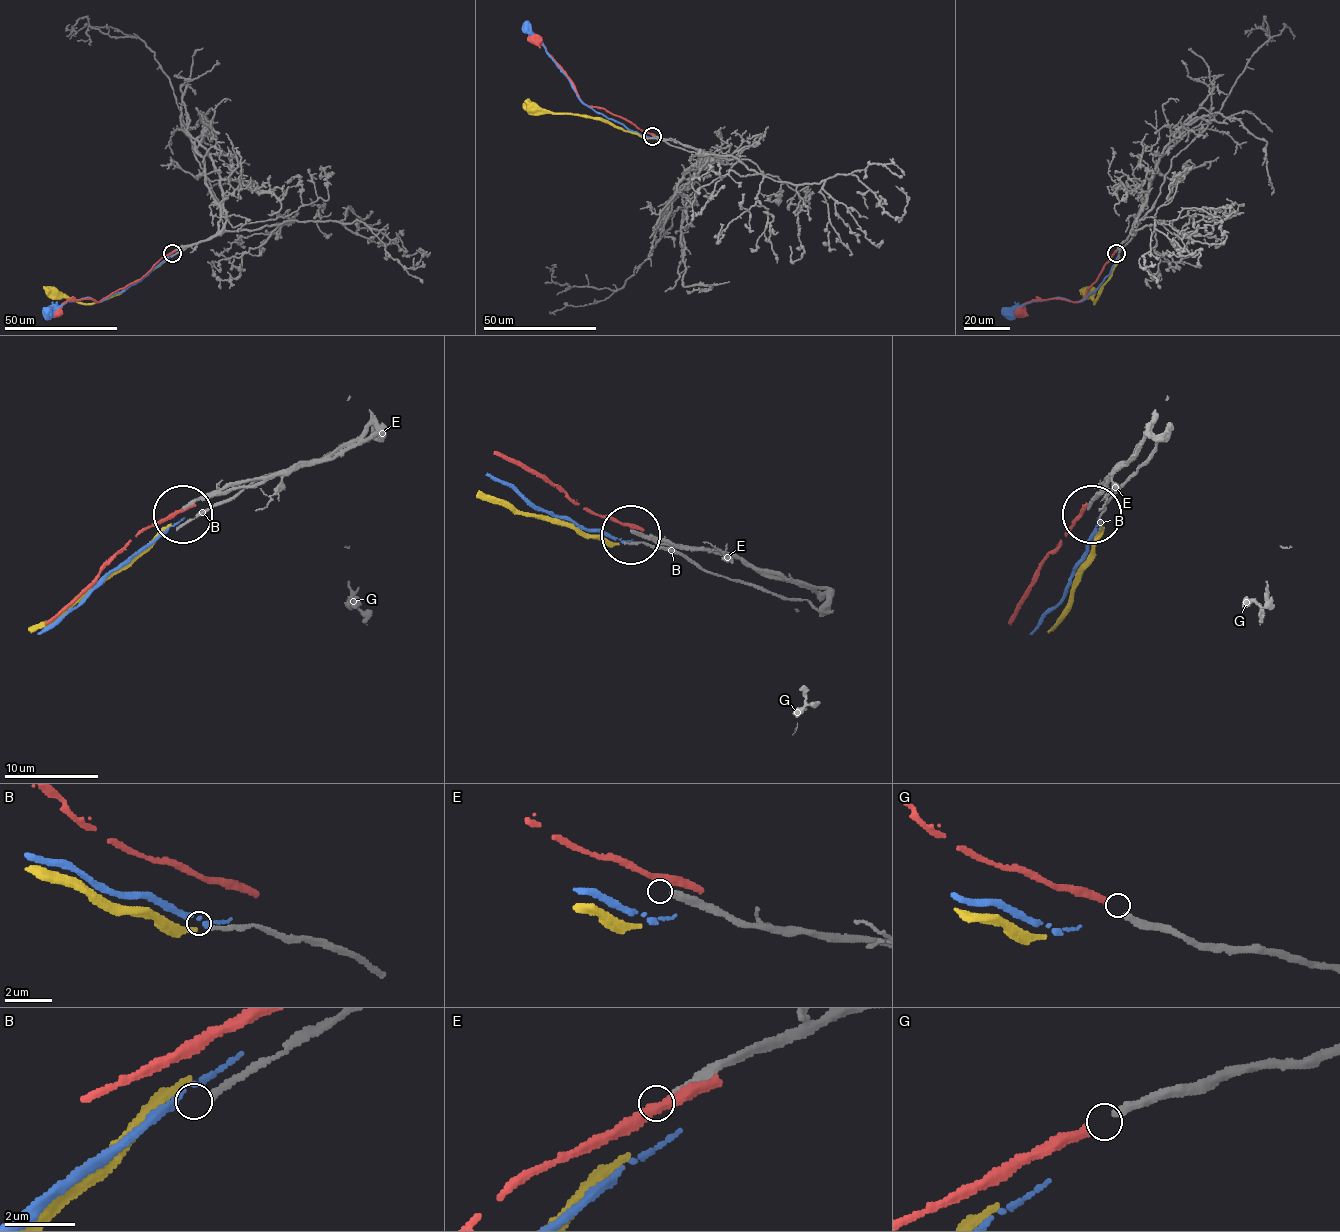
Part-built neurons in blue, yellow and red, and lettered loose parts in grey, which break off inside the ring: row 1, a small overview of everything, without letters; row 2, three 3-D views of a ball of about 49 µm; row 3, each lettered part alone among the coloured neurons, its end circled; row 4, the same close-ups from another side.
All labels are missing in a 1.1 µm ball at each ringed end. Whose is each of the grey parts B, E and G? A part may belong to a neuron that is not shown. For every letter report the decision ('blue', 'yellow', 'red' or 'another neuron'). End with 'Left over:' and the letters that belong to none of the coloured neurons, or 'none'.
B: another neuron
E: another neuron
G: red
Left over: B, E

